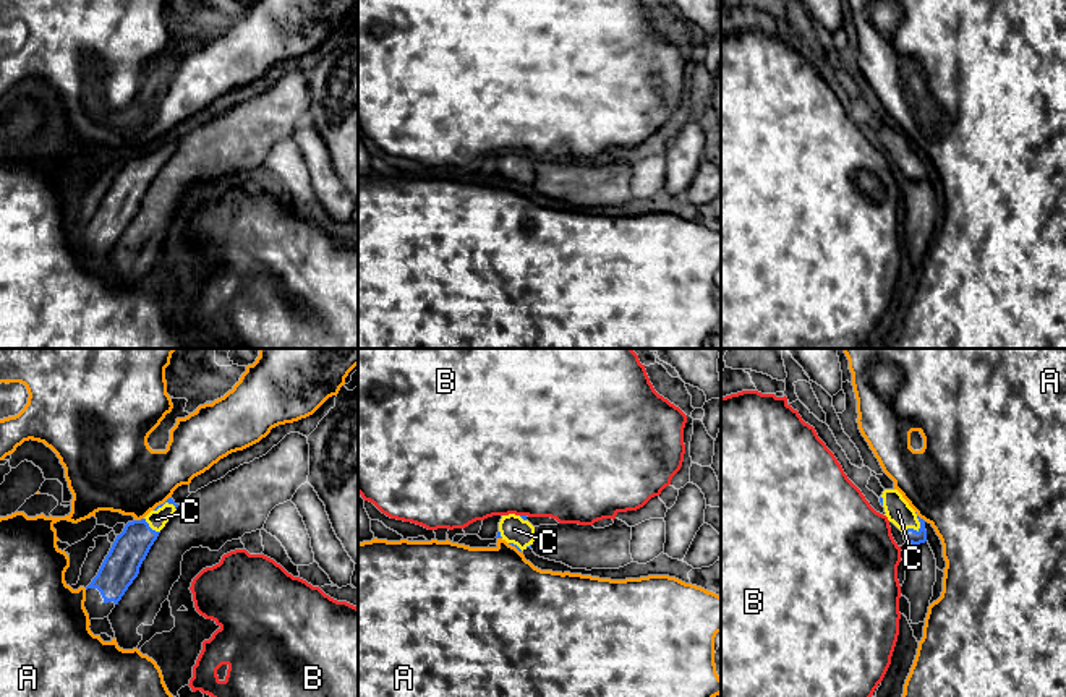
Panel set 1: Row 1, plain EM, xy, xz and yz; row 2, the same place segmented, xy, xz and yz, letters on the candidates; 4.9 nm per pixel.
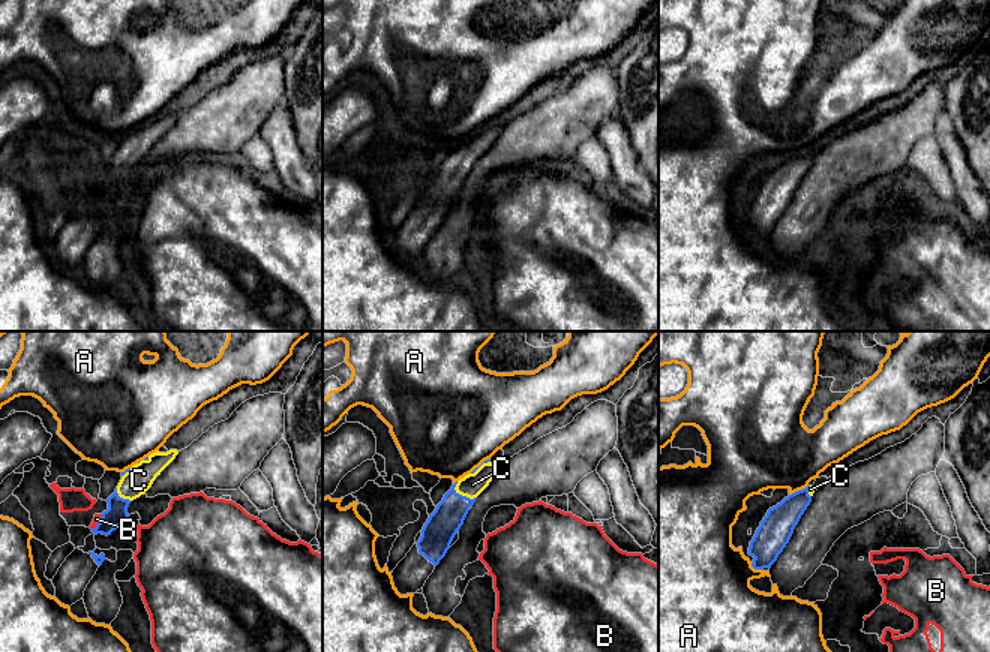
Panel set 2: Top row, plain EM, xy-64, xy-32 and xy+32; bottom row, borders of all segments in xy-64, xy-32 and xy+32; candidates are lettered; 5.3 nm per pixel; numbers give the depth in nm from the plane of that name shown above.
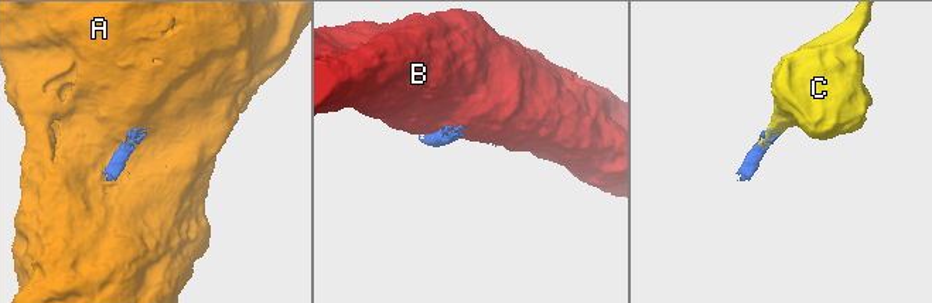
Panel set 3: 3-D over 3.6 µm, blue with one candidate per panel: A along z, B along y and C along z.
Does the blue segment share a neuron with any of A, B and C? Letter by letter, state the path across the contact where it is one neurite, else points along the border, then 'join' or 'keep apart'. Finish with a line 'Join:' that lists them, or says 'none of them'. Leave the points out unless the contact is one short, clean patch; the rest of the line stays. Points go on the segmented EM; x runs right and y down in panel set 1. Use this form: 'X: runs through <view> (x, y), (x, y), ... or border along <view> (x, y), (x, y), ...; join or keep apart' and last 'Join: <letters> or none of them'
A: keep apart
B: border along xz (520, 514), (525, 516); keep apart
C: runs through yz (911, 535), (919, 529), (898, 511); join
Join: C

